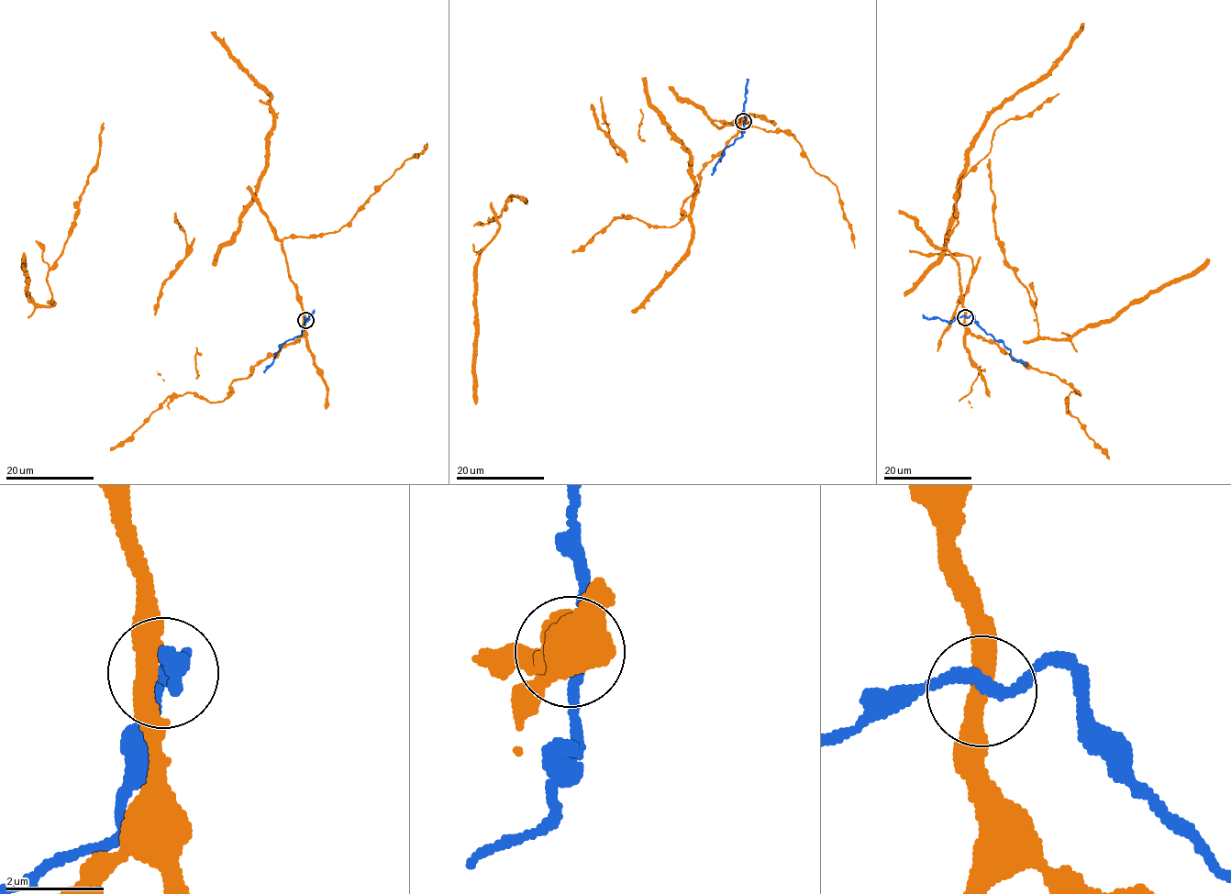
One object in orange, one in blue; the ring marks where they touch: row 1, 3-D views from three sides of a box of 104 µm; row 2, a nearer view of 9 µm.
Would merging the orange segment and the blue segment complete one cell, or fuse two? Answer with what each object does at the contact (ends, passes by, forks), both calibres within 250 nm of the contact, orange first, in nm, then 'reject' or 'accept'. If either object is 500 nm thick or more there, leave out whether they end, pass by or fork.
orange passes by | blue passes by | 360/220 nm | reject

